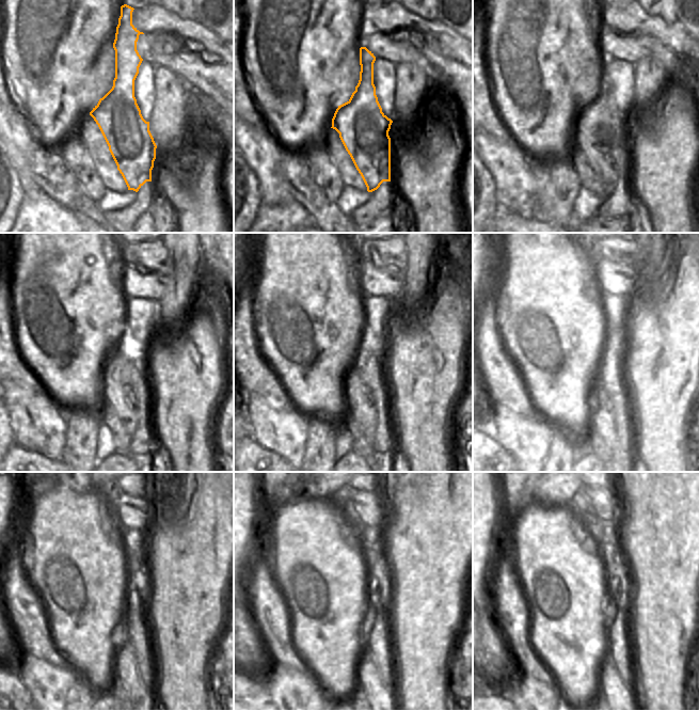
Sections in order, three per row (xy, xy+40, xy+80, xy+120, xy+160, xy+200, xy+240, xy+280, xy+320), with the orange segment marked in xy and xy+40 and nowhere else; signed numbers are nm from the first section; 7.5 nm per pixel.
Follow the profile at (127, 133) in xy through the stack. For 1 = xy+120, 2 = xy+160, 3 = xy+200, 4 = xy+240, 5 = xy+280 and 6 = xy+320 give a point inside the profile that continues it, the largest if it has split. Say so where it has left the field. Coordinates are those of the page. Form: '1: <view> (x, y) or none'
1: xy+120 (125, 385)
2: xy+160 (363, 407)
3: xy+200 (604, 415)
4: xy+240 (126, 668)
5: xy+280 (369, 680)
6: xy+320 (613, 686)

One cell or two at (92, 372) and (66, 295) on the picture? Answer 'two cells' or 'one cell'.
one cell

